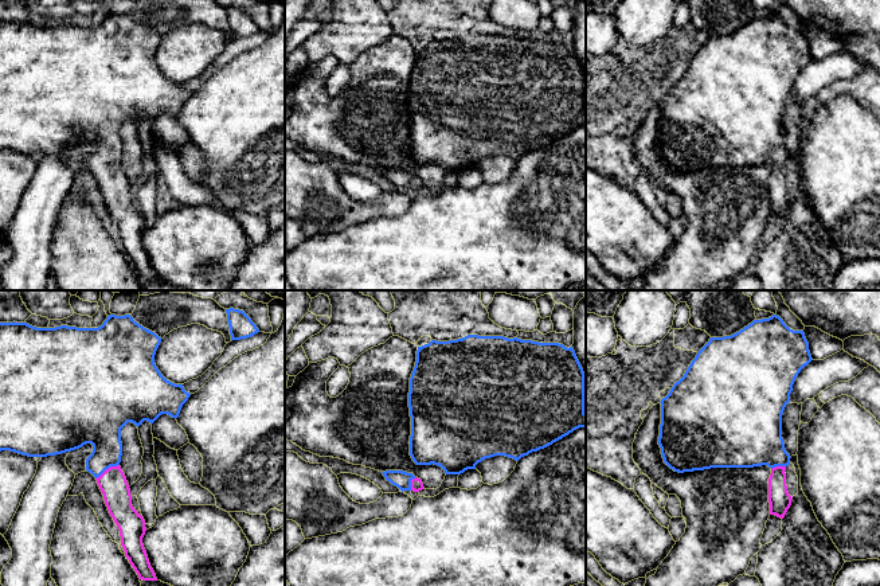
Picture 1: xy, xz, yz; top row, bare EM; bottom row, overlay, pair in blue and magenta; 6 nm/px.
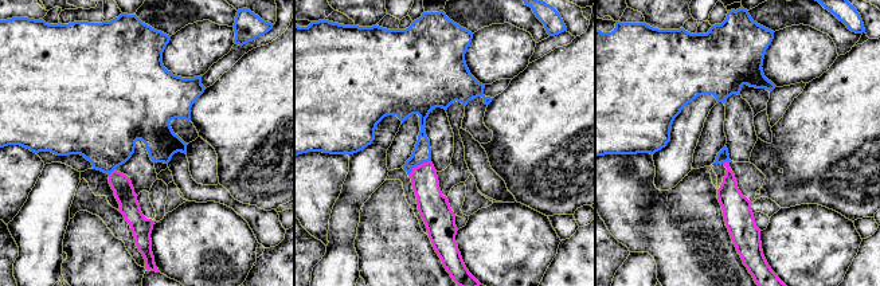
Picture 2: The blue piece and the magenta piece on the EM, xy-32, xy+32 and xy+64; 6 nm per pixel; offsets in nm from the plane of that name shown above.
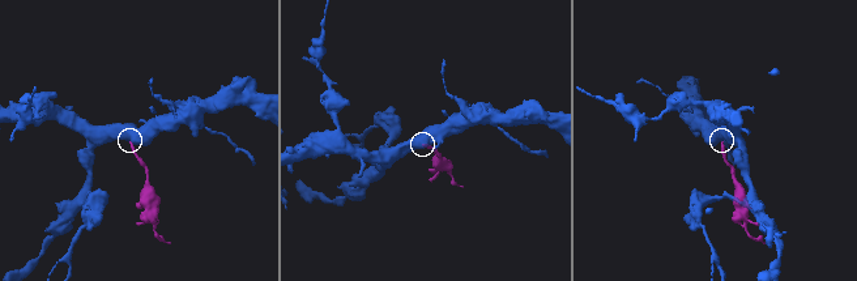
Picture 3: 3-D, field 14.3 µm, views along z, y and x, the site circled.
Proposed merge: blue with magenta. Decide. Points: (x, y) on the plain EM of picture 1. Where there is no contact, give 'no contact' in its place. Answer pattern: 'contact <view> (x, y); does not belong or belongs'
contact xy (106, 167); belongs

